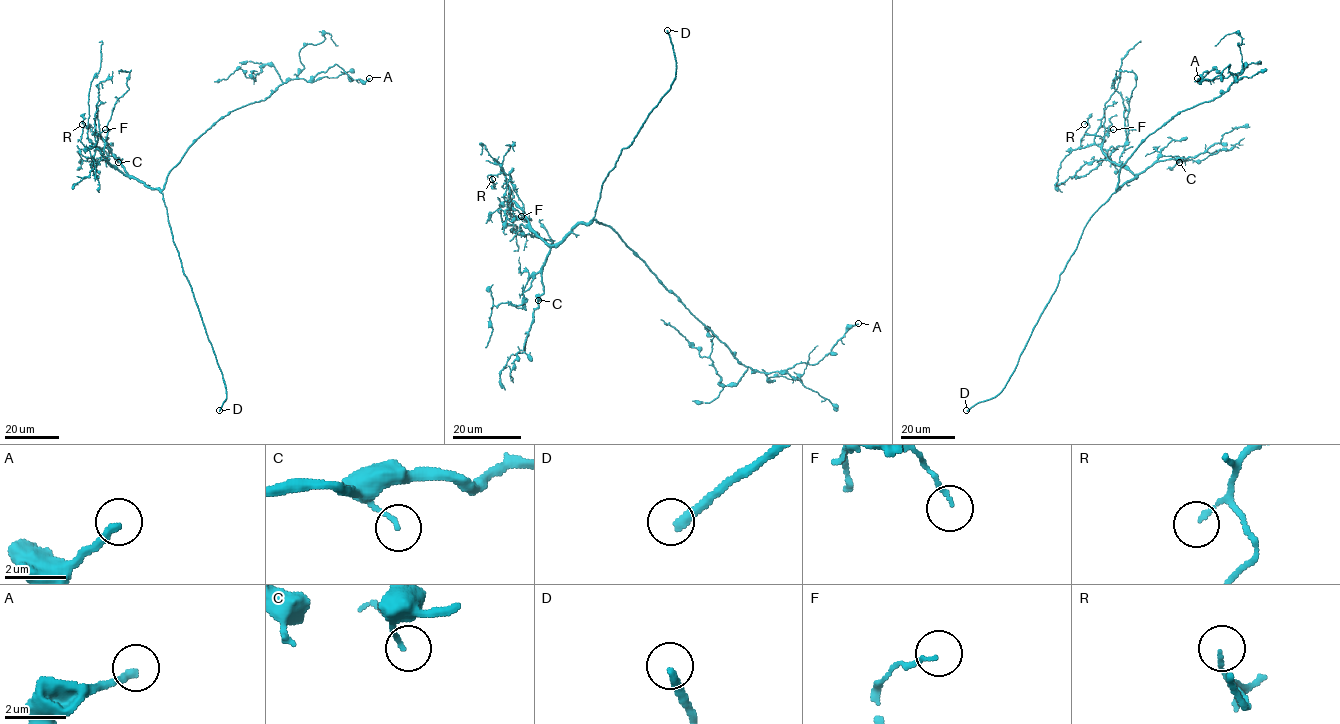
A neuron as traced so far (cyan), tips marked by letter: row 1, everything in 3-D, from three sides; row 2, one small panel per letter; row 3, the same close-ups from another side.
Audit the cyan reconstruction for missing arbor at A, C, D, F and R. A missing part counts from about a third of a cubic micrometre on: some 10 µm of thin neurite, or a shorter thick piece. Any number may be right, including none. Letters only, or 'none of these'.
A, D

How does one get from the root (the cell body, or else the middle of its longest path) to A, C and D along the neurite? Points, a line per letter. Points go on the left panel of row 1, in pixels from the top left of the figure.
A: (167, 177), (187, 149), (220, 118), (263, 101), (291, 79), (309, 81), (335, 64), (354, 79), (369, 78)
C: (167, 177), (161, 190), (149, 188), (126, 171), (122, 159), (118, 159), (118, 162)
D: (167, 177), (161, 192), (172, 239), (226, 389), (226, 397), (219, 410)

